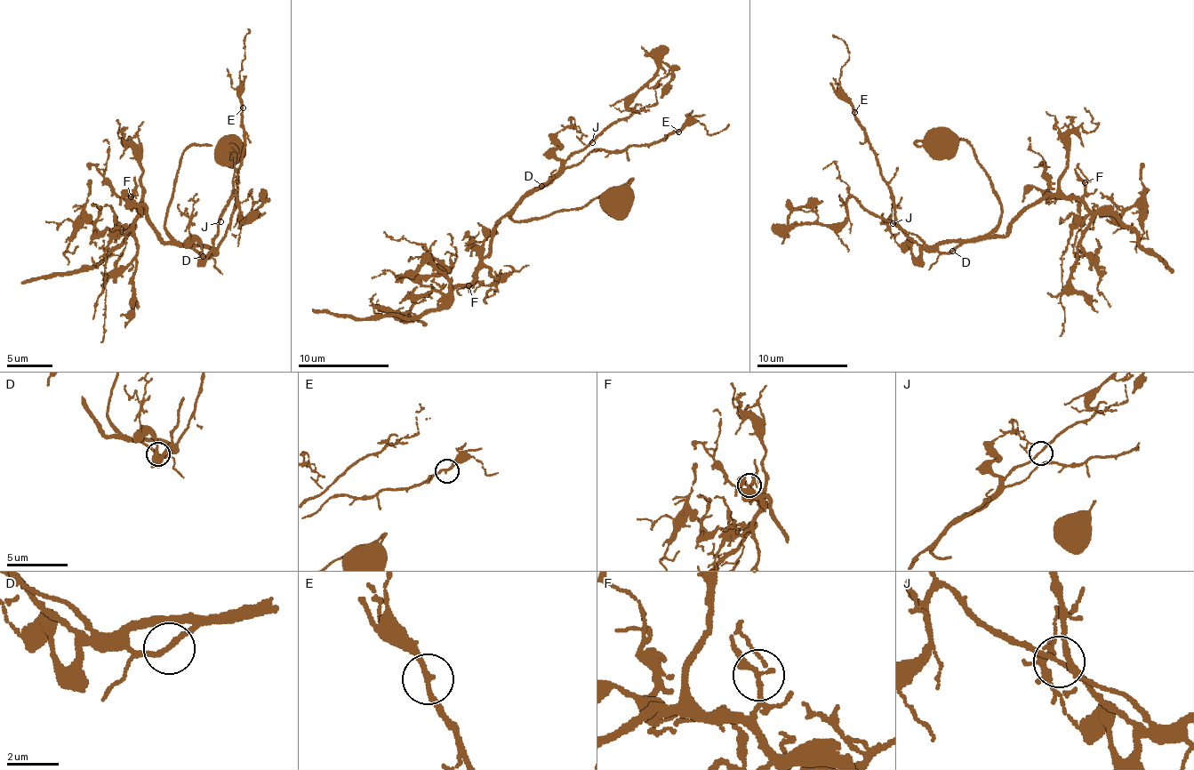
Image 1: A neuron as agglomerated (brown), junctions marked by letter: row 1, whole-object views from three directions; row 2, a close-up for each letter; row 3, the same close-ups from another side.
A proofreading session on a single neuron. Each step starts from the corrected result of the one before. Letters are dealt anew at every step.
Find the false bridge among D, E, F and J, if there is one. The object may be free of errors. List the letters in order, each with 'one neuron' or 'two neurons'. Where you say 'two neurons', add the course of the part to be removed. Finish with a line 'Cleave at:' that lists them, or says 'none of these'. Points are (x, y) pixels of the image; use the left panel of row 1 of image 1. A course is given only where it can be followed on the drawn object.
D: one neuron
E: one neuron
F: one neuron
J: one neuron
Cleave at: none of these

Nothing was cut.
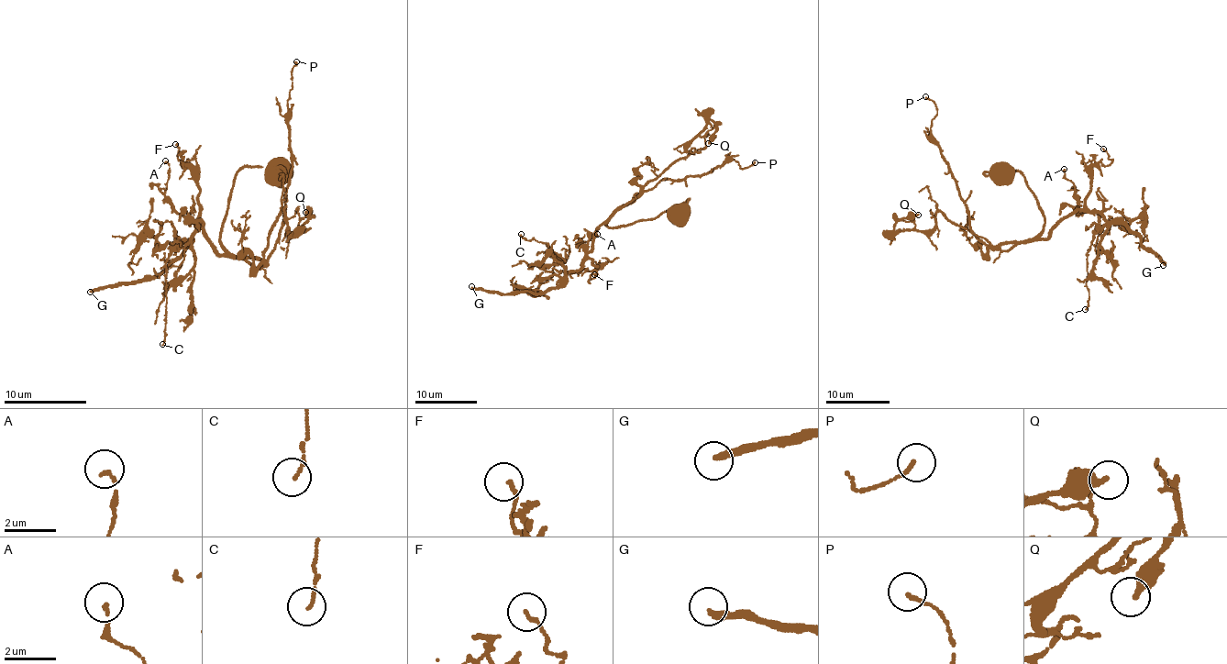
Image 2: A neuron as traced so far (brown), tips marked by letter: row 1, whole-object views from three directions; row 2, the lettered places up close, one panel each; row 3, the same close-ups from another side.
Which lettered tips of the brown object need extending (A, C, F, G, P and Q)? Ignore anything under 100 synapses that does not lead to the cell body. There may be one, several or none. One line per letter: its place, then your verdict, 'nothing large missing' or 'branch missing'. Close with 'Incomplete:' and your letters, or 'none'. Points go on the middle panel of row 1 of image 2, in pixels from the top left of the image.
A: place (597, 234); nothing large missing
C: place (521, 234); nothing large missing
F: place (594, 274); nothing large missing
G: place (471, 286); branch missing
P: place (755, 162); nothing large missing
Q: place (708, 143); nothing large missing
Incomplete: G

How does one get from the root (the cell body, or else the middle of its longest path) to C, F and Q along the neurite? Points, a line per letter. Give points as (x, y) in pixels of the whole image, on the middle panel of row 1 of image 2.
C: (616, 212), (598, 228), (584, 265), (574, 271), (566, 269), (547, 244), (525, 240), (521, 234)
F: (616, 212), (612, 212), (598, 228), (588, 252), (593, 264), (600, 268), (595, 268), (588, 282), (594, 274)
Q: (616, 212), (635, 202), (643, 187), (688, 155), (687, 147), (695, 137), (701, 138), (714, 127), (708, 143)

